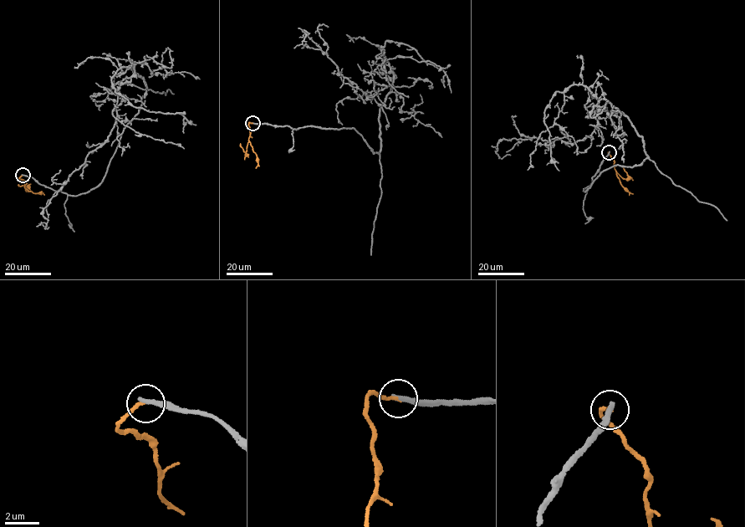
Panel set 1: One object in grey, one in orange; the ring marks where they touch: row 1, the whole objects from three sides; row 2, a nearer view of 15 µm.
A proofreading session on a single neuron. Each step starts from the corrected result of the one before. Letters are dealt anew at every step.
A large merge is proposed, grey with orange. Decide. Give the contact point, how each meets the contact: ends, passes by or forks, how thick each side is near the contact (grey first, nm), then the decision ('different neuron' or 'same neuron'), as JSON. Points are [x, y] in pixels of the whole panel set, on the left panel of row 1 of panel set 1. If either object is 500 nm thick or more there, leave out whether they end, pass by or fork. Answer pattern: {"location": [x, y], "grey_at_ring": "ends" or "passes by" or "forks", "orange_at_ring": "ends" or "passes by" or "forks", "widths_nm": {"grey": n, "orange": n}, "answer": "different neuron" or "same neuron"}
{"location": [22, 175], "grey_at_ring": "ends", "orange_at_ring": "ends", "widths_nm": {"grey": 340, "orange": 180}, "answer": "same neuron"}

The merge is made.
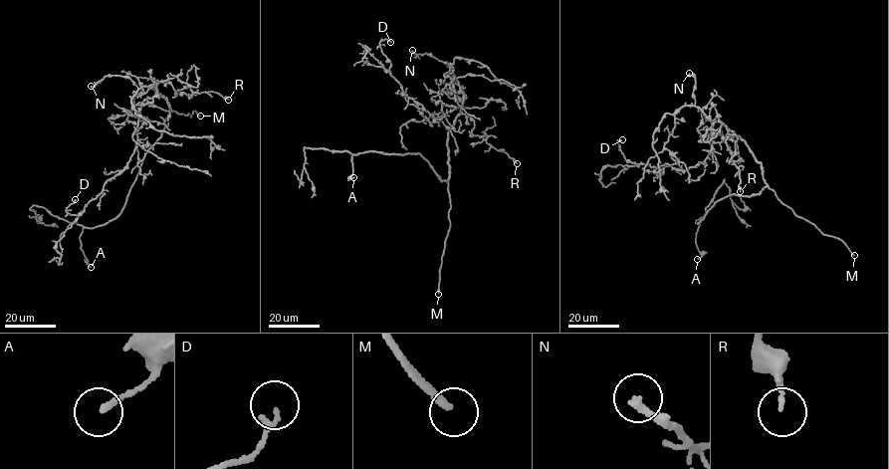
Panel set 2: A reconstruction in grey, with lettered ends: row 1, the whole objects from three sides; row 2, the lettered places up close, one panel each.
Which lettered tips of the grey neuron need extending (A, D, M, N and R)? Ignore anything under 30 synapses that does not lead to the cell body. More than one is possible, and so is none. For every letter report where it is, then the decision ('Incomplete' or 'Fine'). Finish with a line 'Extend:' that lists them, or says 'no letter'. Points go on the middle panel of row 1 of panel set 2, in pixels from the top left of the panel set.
A: Place: (353, 177). Fine
D: Place: (390, 42). Fine
M: Place: (438, 294). Incomplete
N: Place: (412, 50). Fine
R: Place: (517, 163). Fine
Extend: M

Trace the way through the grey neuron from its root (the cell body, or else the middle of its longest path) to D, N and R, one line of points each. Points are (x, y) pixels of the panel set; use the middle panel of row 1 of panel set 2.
D: (449, 150), (464, 100), (433, 118), (390, 75), (379, 44), (390, 42)
N: (449, 150), (448, 132), (460, 113), (462, 92), (449, 64), (412, 50)
R: (449, 150), (450, 128), (465, 115), (474, 120), (472, 135), (488, 135), (487, 143), (517, 163)

